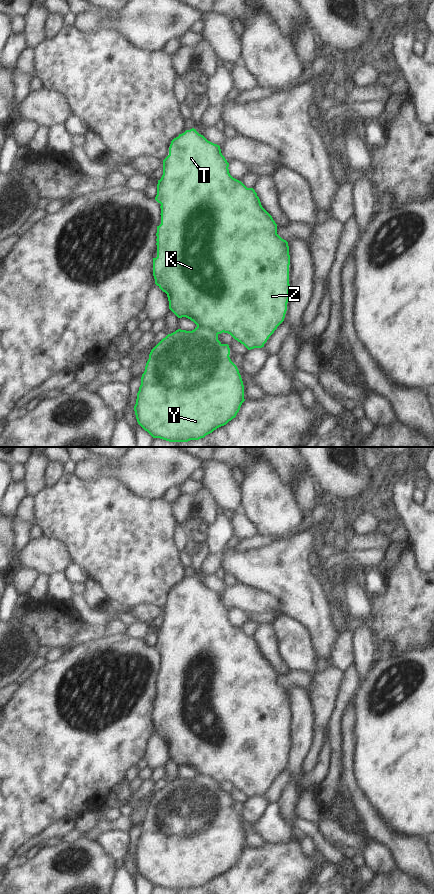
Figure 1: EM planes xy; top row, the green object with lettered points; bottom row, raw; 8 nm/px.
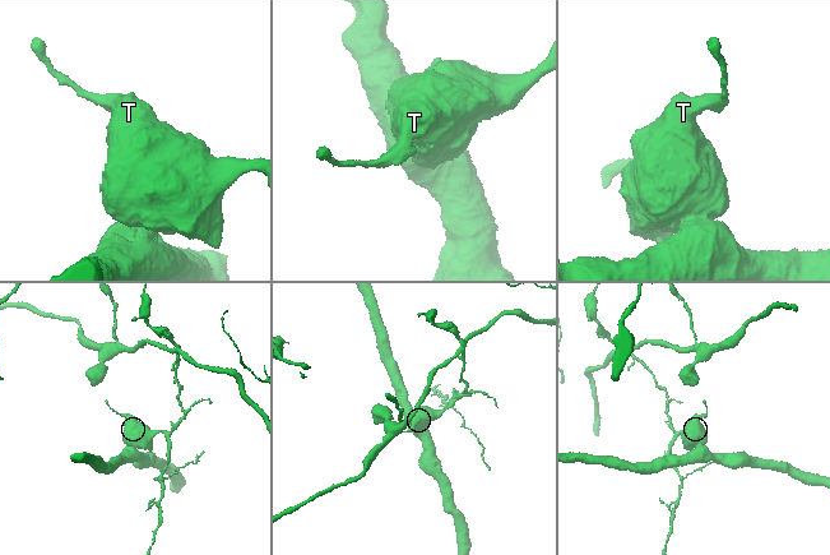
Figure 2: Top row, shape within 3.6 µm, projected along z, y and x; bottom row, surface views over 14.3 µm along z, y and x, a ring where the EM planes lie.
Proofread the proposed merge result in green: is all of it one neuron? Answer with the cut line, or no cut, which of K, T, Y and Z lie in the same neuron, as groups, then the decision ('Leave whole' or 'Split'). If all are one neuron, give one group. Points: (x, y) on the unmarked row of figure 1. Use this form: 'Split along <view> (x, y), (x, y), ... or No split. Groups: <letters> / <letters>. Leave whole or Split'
Split along xy (197, 773), (203, 774), (217, 782). Groups: K T Z / Y. Split

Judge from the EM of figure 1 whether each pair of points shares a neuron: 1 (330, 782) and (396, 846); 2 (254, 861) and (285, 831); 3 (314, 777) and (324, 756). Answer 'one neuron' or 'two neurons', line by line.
1: two neurons
2: two neurons
3: one neuron

